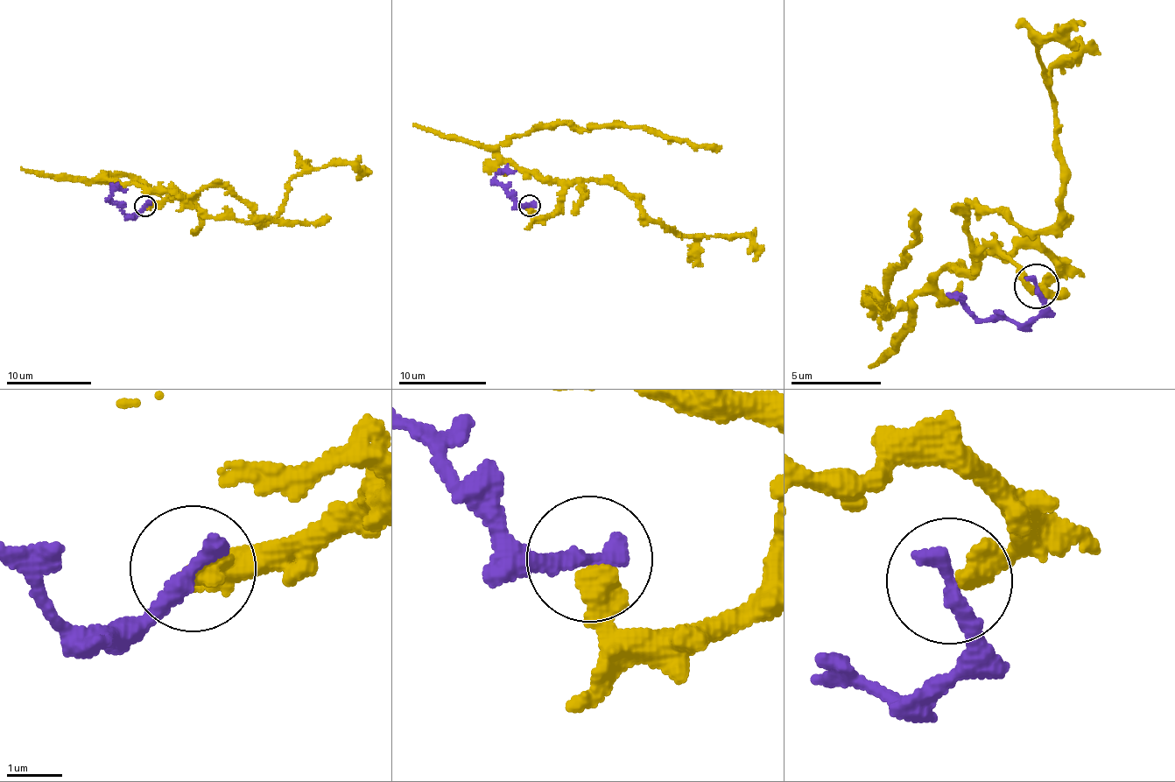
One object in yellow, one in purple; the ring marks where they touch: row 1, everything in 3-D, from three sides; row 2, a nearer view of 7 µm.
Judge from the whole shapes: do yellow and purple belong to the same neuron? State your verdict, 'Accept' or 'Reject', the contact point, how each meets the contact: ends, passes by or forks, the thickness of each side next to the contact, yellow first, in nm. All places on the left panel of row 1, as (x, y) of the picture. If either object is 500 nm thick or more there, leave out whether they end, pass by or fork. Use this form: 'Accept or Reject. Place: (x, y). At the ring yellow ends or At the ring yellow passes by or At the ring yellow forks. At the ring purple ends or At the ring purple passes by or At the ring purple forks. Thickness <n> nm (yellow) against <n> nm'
Reject. Place: (145, 206). At the ring yellow ends. At the ring purple ends. Thickness 400 nm (yellow) against 360 nm

